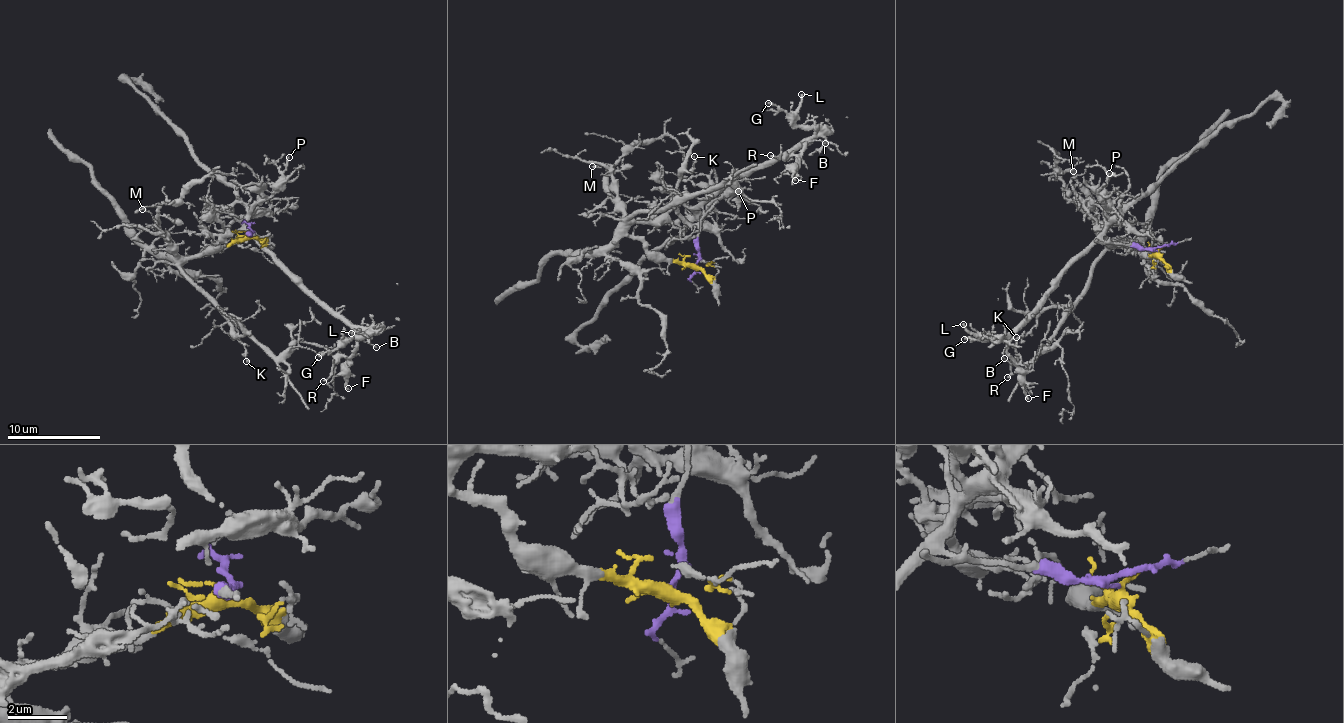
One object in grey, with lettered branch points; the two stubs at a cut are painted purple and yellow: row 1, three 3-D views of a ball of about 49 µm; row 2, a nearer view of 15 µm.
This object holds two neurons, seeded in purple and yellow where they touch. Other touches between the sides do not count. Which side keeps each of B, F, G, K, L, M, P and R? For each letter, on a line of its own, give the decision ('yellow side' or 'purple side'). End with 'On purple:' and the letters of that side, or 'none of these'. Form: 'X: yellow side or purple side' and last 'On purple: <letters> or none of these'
B: purple side
F: purple side
G: purple side
K: yellow side
L: purple side
M: yellow side
P: purple side
R: purple side
On purple: B, F, G, L, P, R

